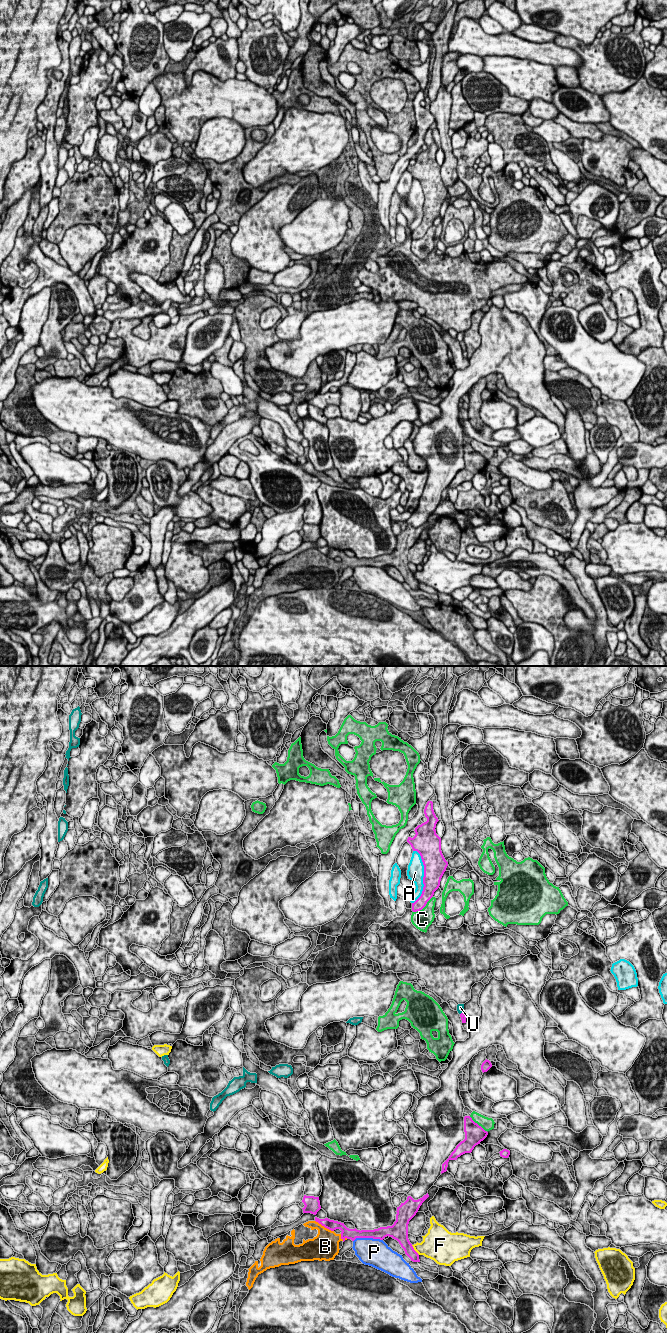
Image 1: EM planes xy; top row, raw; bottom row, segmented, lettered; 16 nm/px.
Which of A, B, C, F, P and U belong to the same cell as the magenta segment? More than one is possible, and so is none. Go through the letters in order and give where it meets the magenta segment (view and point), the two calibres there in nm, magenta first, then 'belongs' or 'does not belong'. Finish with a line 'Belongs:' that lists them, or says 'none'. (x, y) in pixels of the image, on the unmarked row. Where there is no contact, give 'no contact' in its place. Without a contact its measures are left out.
A: xy (423, 205) | 360/280 nm | does not belong
B: xy (324, 554) | 170/380 nm | belongs
C: xy (423, 235) | 190/300 nm | does not belong
F: xy (413, 577) | 180/300 nm | does not belong
P: xy (367, 565) | 190/420 nm | does not belong
U: xy (461, 341) | 90/130 nm | does not belong
Belongs: B

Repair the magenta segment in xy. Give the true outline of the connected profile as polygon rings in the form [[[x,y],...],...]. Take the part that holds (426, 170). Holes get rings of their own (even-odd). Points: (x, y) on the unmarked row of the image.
[[[432,129],[427,130],[424,142],[427,149],[415,156],[416,162],[413,166],[407,167],[413,179],[420,182],[424,193],[424,215],[421,224],[412,231],[413,240],[422,238],[433,225],[448,194],[441,179],[441,166],[435,158],[439,148],[434,141]]]

